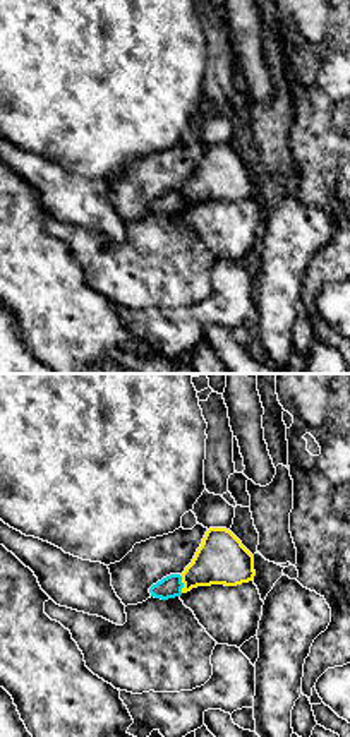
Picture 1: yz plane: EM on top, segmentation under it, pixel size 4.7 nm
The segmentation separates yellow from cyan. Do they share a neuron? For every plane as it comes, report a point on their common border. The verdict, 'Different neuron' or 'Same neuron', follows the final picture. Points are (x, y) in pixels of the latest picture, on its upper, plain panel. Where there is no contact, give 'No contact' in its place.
Touches yellow at (182, 197)

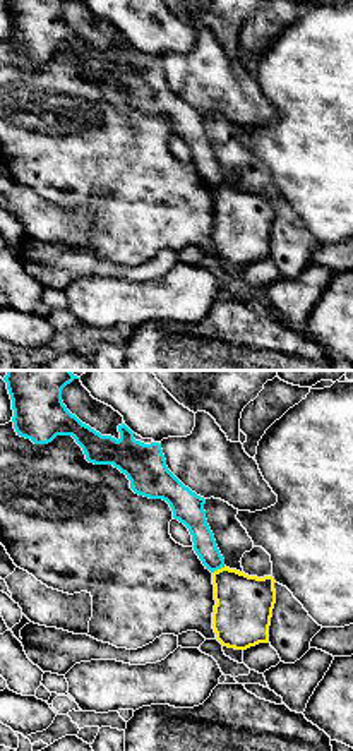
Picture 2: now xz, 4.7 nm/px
Touches yellow at (218, 186)

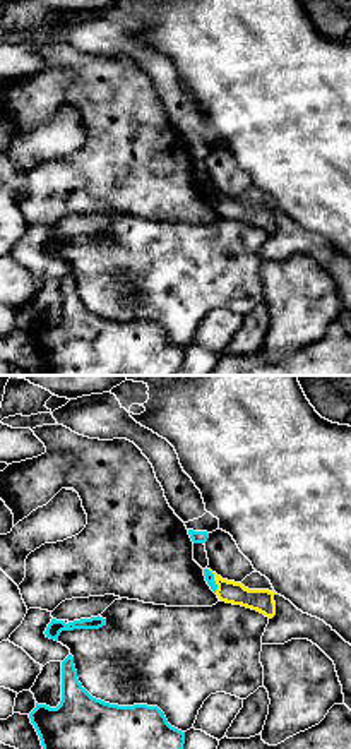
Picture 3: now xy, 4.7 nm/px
Touches yellow at (214, 196)

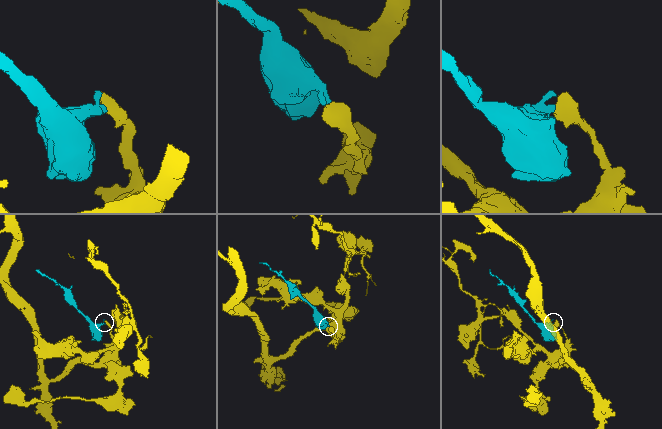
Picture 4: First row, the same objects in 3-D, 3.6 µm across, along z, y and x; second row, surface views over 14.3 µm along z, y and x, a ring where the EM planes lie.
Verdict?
Different neuron

